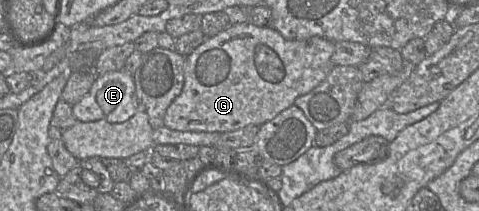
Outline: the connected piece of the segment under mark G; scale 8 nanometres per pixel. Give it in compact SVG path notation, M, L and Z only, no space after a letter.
M249 22L230 24L225 30L218 34L206 38L203 43L196 47L185 57L184 65L184 85L181 93L172 101L164 115L164 126L177 131L200 131L225 133L238 130L248 125L260 127L265 122L273 119L281 111L294 105L297 97L305 95L317 87L327 77L333 63L331 61L335 45L332 41L323 37L313 36L305 40L287 40L280 32L273 27L259 27Z

